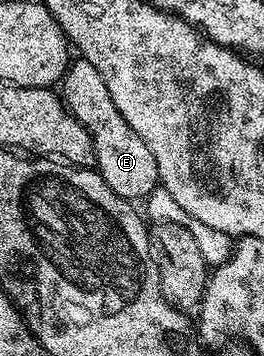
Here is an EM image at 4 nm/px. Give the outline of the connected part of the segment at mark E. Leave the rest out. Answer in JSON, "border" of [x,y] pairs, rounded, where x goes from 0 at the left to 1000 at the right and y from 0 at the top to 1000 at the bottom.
{"border":[[[288,163],[242,199],[242,219],[220,239],[223,267],[280,331],[326,354],[341,388],[356,399],[356,433],[367,483],[432,534],[432,545],[466,562],[542,565],[606,517],[598,455],[583,455],[583,433],[568,433],[568,410],[508,376],[492,343],[447,320],[447,298],[432,298],[432,275],[417,275],[417,253],[402,253],[402,230],[386,230],[386,208],[341,185],[314,163]]]}

